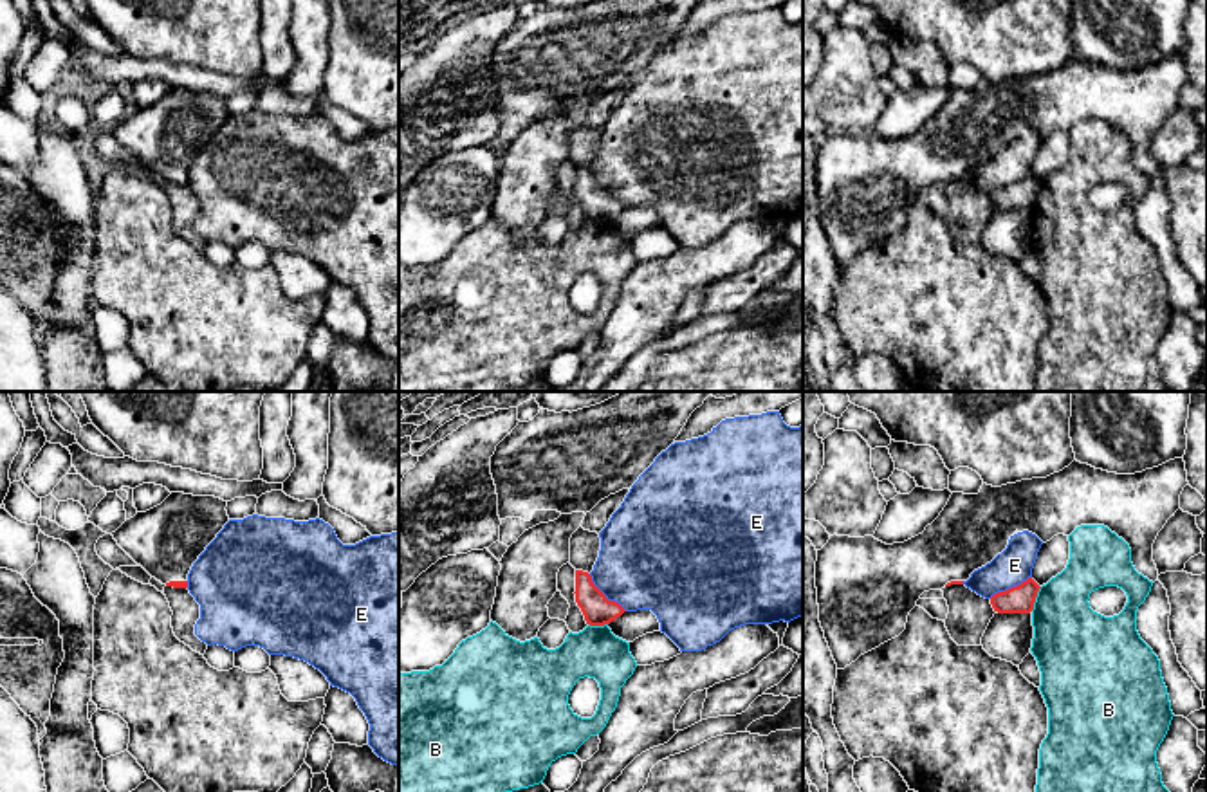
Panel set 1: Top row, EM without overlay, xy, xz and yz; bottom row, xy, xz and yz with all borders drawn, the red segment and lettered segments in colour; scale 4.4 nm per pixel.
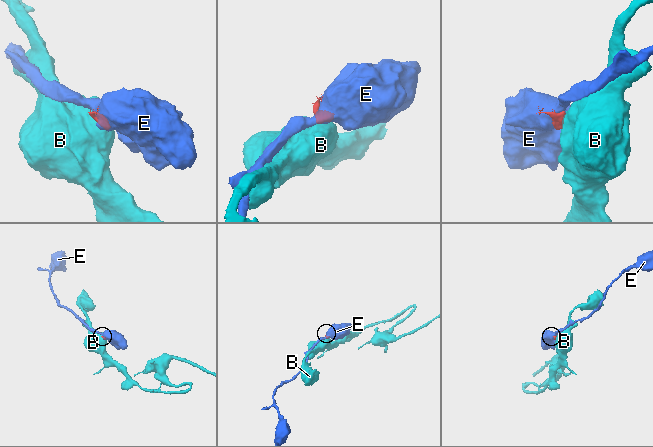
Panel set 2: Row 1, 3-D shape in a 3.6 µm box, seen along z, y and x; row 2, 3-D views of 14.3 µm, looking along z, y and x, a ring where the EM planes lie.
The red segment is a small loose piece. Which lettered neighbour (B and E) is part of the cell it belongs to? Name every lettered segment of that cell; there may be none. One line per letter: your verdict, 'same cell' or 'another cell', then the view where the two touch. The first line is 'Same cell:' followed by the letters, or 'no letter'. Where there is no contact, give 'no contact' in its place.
Same cell: no letter
B: another cell; contact in yz
E: another cell; contact in xz

